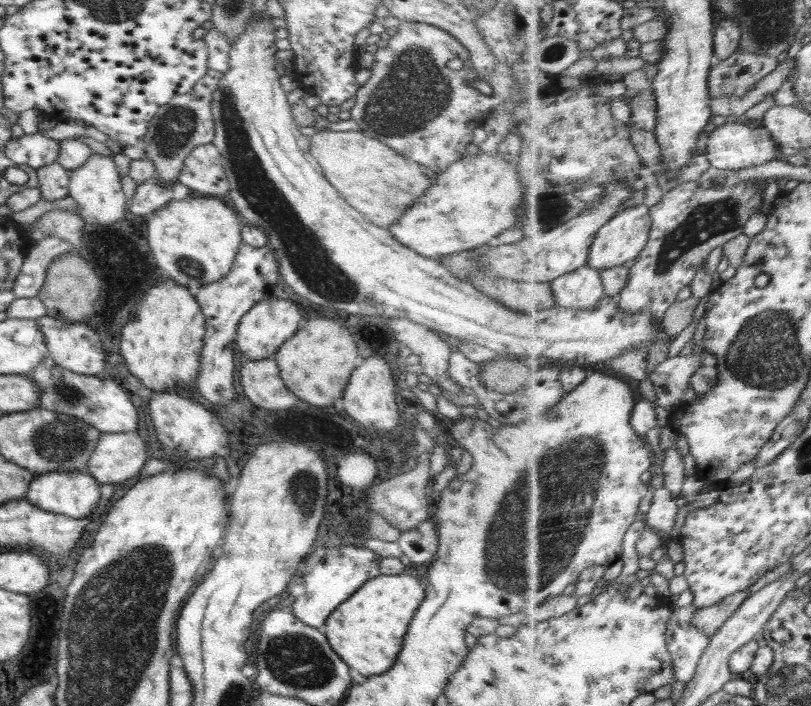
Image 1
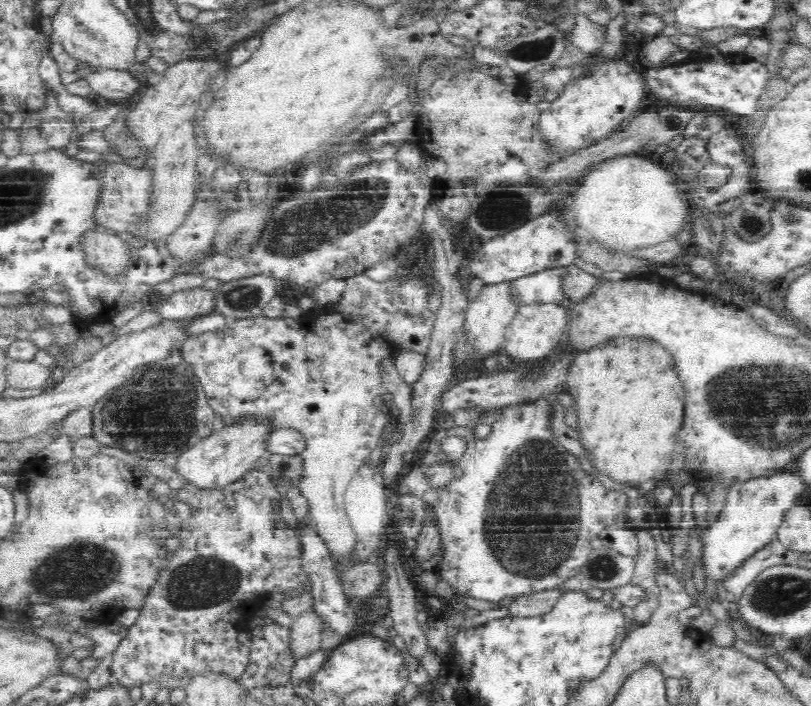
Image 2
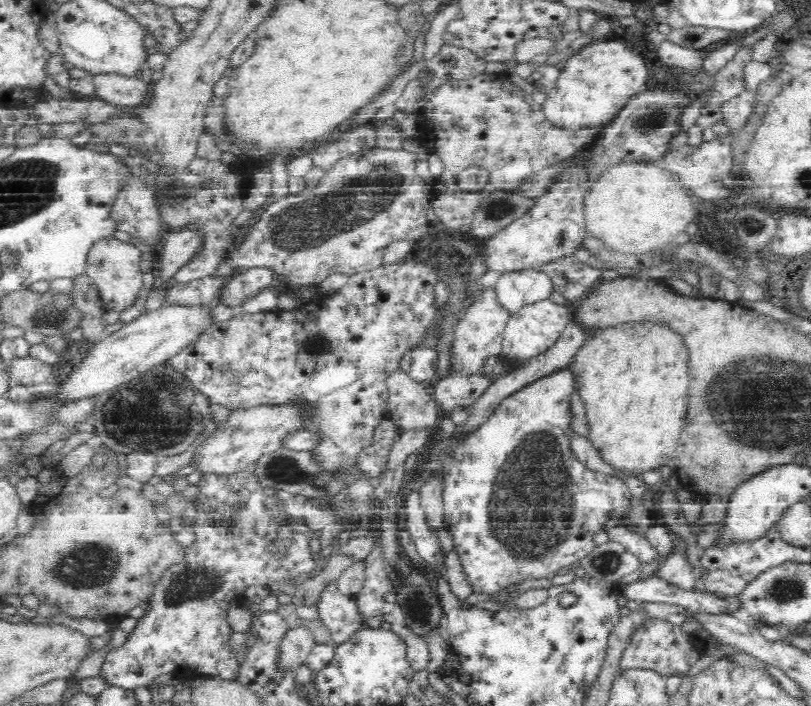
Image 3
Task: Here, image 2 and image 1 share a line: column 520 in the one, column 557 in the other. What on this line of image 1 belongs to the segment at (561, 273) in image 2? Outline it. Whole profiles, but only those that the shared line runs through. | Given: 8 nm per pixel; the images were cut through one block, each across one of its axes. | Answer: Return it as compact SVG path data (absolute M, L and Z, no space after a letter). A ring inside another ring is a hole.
M589 265L551 283L557 303L566 308L593 309L607 295L601 272Z

